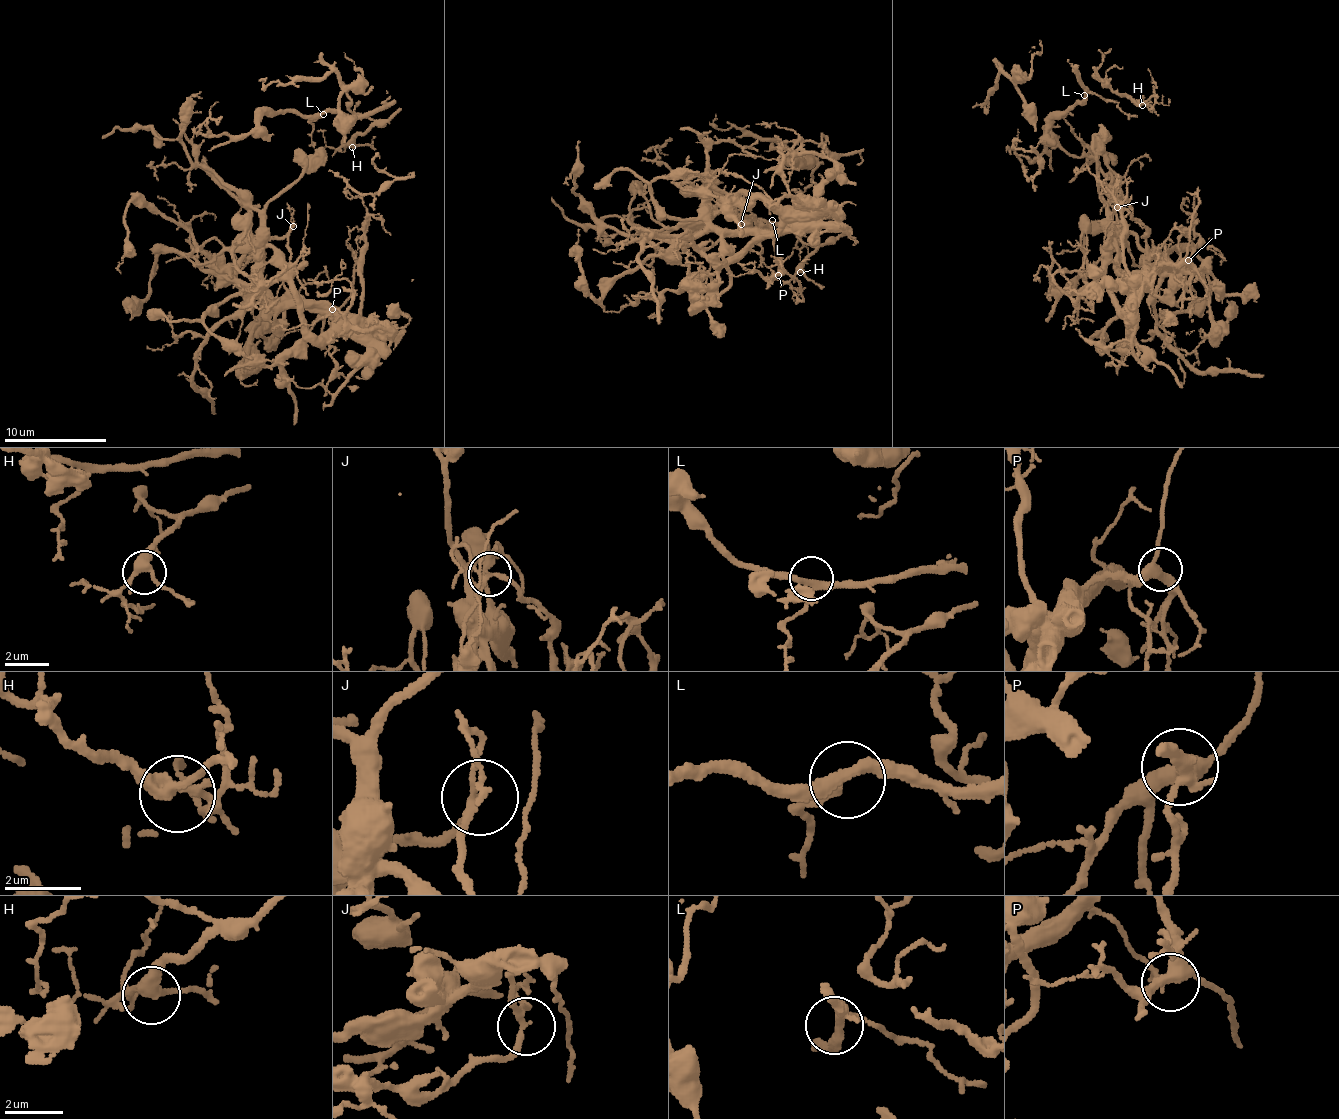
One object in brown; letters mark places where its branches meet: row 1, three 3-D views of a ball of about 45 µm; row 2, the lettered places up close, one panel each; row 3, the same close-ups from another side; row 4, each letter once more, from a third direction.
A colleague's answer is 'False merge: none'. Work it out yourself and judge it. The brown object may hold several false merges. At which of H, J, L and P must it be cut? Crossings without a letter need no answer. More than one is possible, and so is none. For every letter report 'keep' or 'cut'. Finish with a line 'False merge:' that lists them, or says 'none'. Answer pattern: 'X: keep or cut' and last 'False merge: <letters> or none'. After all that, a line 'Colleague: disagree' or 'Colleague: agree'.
H: keep
J: keep
L: keep
P: keep
False merge: none
Colleague: agree

